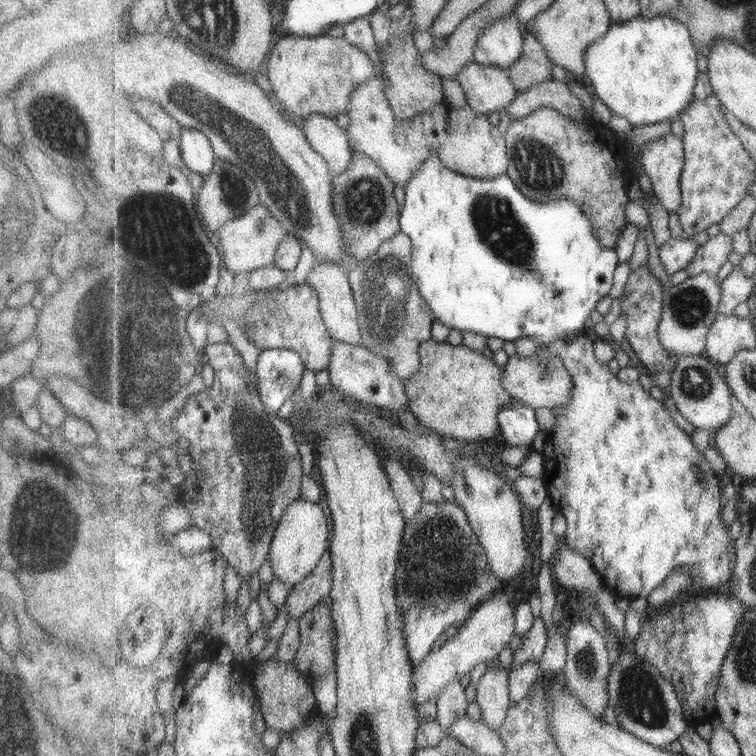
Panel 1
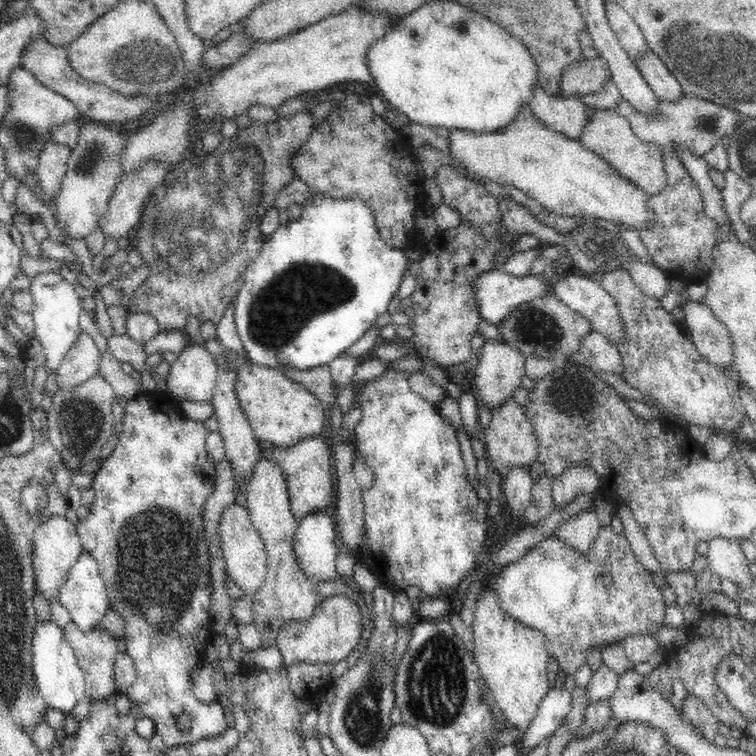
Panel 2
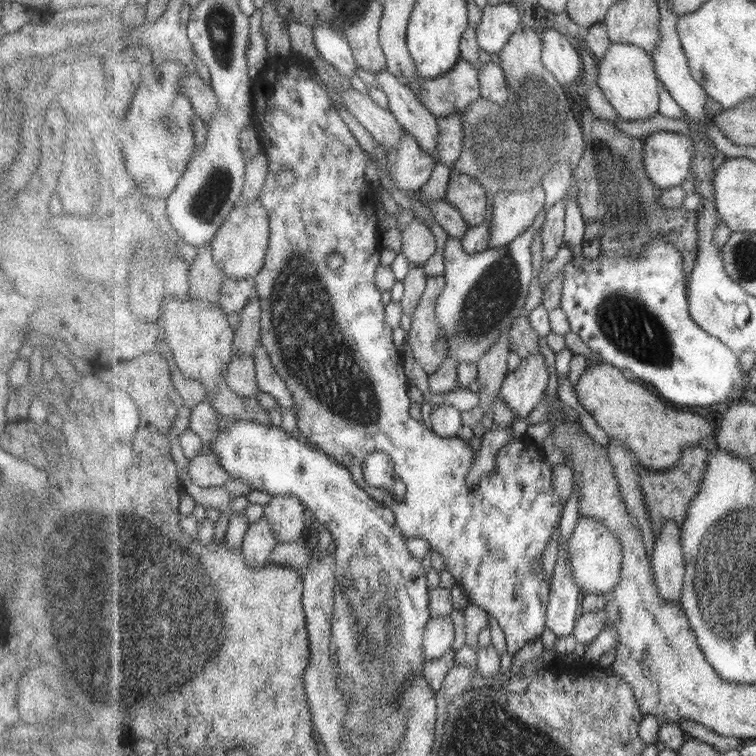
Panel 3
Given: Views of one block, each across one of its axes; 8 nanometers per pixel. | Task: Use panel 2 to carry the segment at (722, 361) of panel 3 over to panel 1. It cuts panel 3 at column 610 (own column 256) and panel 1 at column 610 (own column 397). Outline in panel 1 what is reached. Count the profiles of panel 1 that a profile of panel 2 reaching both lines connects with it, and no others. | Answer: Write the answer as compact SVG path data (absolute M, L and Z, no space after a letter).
M439 153L431 155L423 166L419 167L419 174L407 184L405 188L405 202L400 214L401 230L413 239L413 250L411 250L412 276L417 280L417 285L423 298L427 300L434 319L446 325L448 328L455 328L462 332L475 332L488 338L503 338L507 341L519 341L521 338L533 338L539 344L549 347L562 339L573 340L585 334L584 328L587 320L596 319L595 308L597 304L609 297L609 292L613 290L615 282L615 272L619 266L619 254L613 248L605 248L602 241L595 235L593 223L589 215L581 208L579 203L571 199L557 200L549 204L541 204L531 198L527 198L518 184L509 178L509 173L505 173L497 178L482 179L465 176L457 171L453 171L443 165Z

